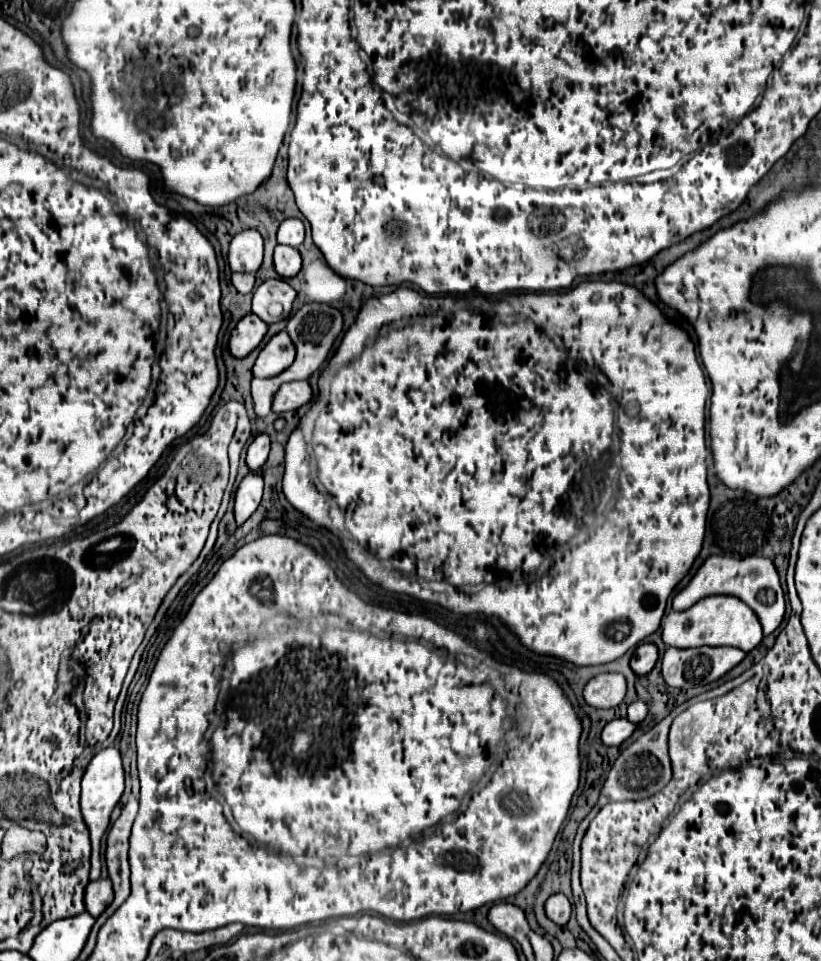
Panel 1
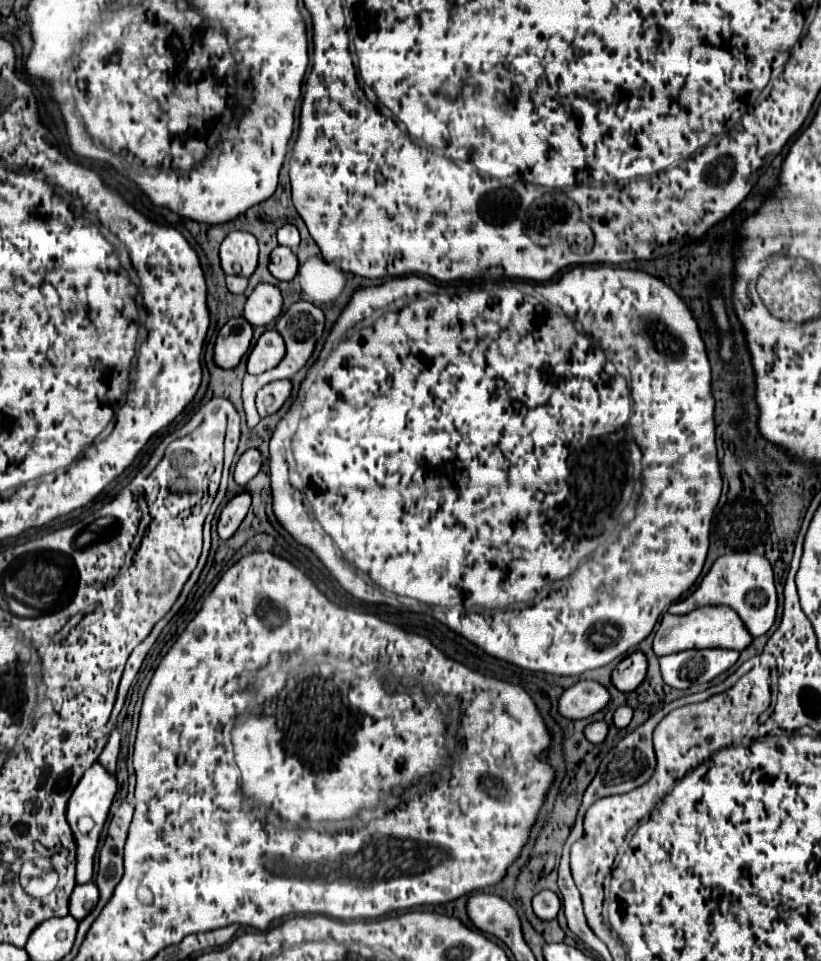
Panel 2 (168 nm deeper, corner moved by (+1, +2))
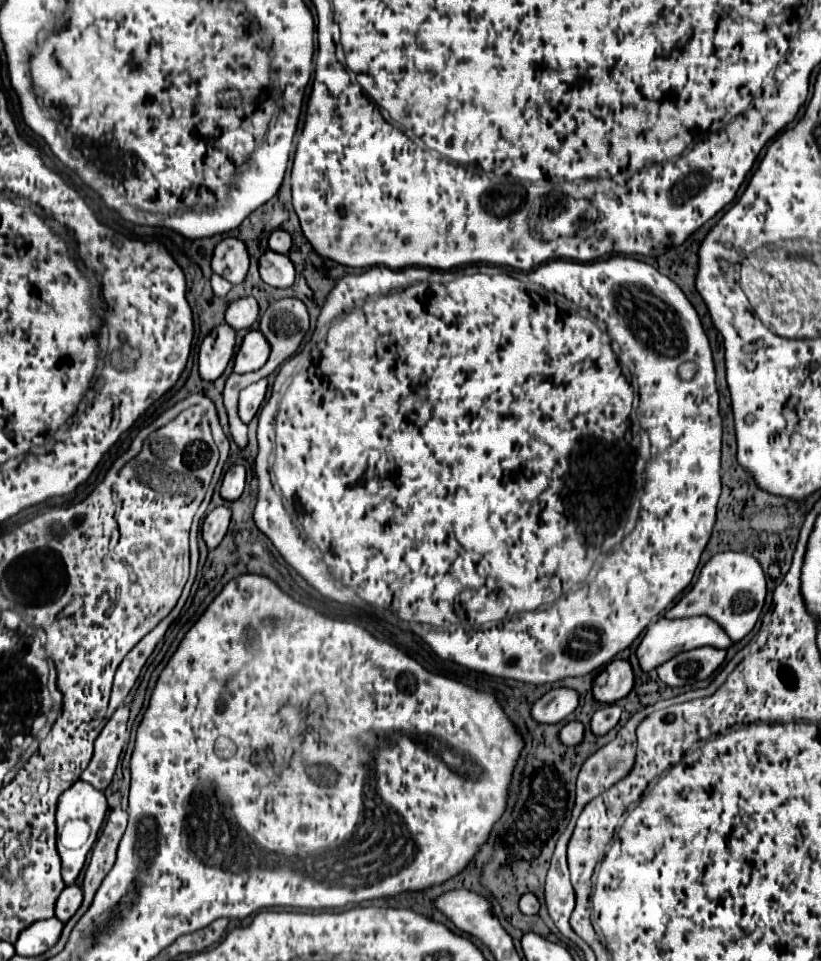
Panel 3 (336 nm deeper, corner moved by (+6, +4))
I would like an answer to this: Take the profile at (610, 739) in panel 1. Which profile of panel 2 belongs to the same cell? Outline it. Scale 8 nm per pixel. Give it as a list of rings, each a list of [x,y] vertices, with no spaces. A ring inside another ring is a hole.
[[[593,722],[585,728],[585,738],[593,744],[601,744],[609,734],[609,726],[605,722]]]

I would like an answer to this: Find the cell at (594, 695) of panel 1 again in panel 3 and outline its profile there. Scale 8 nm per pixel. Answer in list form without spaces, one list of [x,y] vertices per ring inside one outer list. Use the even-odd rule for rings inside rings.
[[[554,688],[532,704],[530,714],[540,724],[556,724],[562,722],[570,712],[574,712],[576,706],[578,706],[576,690]]]

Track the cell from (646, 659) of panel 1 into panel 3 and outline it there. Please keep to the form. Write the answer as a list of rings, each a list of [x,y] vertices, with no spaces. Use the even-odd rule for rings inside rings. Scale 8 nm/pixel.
[[[614,660],[606,664],[600,670],[600,674],[594,678],[592,694],[598,702],[612,704],[628,696],[632,686],[634,686],[634,674],[632,674],[630,664],[626,660]]]

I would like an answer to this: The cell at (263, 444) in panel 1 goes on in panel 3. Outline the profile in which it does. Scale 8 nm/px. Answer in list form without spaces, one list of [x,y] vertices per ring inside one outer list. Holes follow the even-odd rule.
[[[232,466],[224,480],[222,480],[222,486],[220,486],[220,496],[228,502],[234,502],[242,496],[244,492],[244,480],[246,480],[246,470],[244,466]]]

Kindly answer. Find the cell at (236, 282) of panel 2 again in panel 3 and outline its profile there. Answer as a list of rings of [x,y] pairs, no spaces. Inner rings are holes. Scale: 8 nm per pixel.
[[[218,274],[212,276],[212,292],[214,292],[216,296],[226,296],[226,294],[230,292],[230,288],[232,288],[232,284],[230,284],[228,280],[220,278]]]

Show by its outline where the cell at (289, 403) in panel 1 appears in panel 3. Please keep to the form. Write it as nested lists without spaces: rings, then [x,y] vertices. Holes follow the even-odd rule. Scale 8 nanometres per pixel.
[[[258,380],[250,386],[246,386],[242,392],[240,392],[240,398],[238,398],[238,416],[242,418],[244,424],[248,424],[254,414],[258,412],[264,396],[266,396],[266,386],[268,386],[268,380]]]

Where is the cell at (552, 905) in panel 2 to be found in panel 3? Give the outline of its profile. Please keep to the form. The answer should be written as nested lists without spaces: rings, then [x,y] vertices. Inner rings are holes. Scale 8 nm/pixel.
[[[524,894],[522,898],[520,898],[520,902],[518,902],[518,908],[520,908],[520,912],[522,914],[538,914],[538,908],[540,908],[540,902],[538,902],[538,898],[534,896],[534,894]]]

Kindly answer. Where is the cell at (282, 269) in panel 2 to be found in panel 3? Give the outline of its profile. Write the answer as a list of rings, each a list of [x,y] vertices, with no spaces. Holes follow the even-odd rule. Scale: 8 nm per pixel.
[[[268,250],[260,258],[260,276],[266,284],[274,288],[290,288],[294,284],[294,264],[286,254],[276,254]]]

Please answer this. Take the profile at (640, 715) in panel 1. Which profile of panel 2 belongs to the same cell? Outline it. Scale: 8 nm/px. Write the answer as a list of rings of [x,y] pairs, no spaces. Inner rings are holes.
[[[621,706],[621,708],[615,710],[613,724],[615,724],[617,728],[625,728],[625,726],[629,726],[631,718],[633,718],[633,708],[631,708],[631,706]]]

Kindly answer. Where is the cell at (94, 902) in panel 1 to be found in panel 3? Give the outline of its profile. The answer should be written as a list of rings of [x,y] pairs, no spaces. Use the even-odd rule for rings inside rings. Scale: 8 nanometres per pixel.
[[[72,884],[72,886],[66,886],[62,890],[62,894],[58,896],[58,902],[56,902],[56,908],[54,908],[54,916],[60,920],[60,922],[68,922],[74,912],[80,908],[82,904],[82,890]]]

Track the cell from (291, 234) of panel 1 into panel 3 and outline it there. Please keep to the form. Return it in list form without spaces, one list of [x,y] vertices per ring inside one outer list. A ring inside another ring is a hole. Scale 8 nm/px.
[[[274,230],[270,240],[268,240],[268,246],[270,246],[270,250],[274,250],[278,254],[288,254],[288,250],[292,246],[292,238],[284,230]]]

